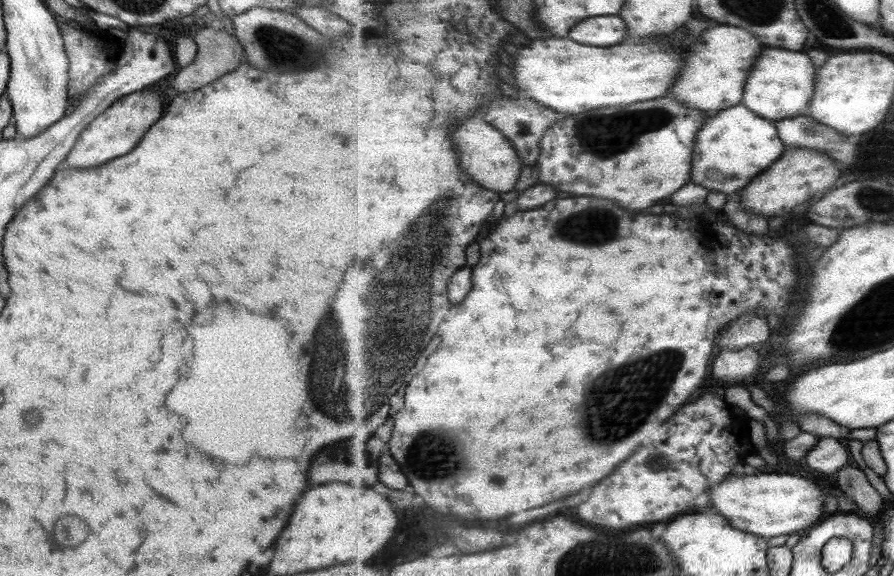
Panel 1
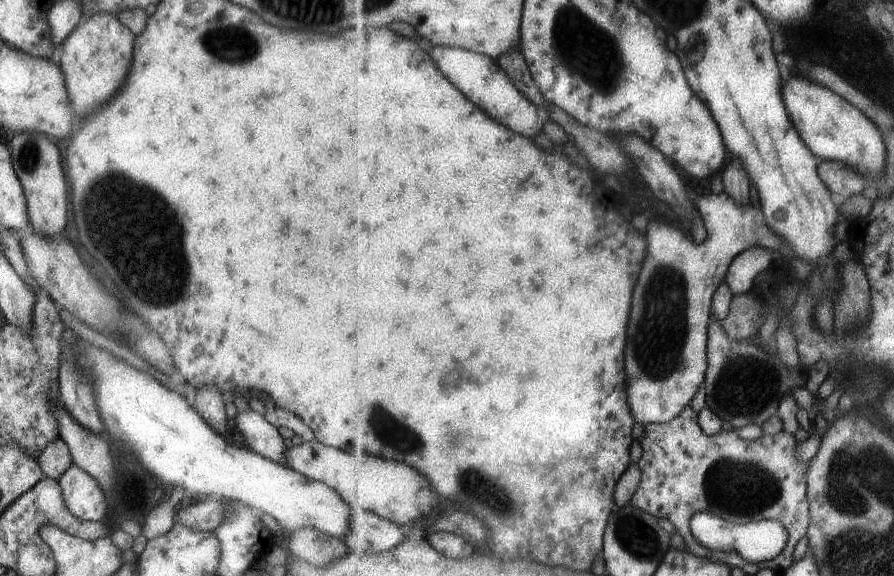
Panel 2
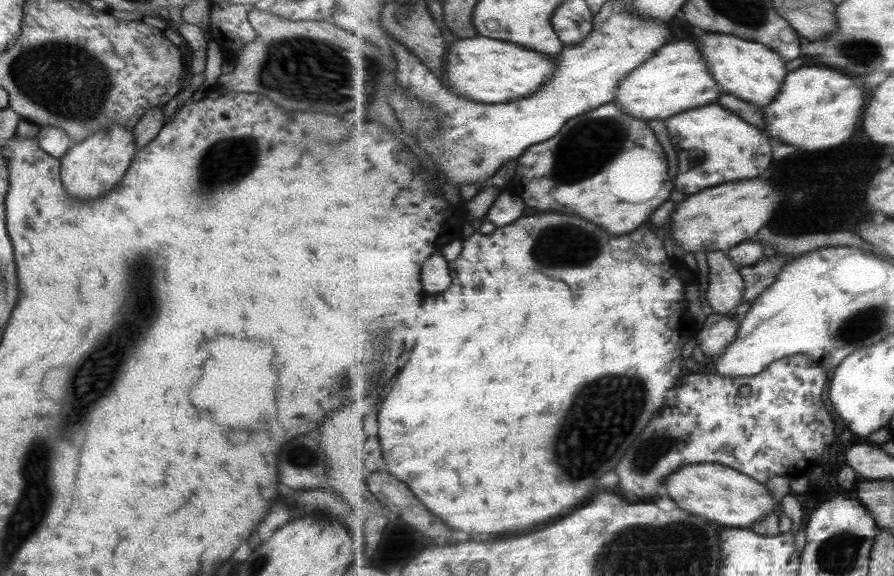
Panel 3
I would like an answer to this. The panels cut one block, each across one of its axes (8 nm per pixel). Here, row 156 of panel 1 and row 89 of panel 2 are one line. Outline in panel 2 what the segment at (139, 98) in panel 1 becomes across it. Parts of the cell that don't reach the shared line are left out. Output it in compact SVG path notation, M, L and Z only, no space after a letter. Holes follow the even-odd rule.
M97 11L91 16L82 15L77 26L60 42L61 56L57 65L61 69L68 98L77 116L85 116L87 112L99 108L124 83L132 58L133 39L134 34L113 13Z

